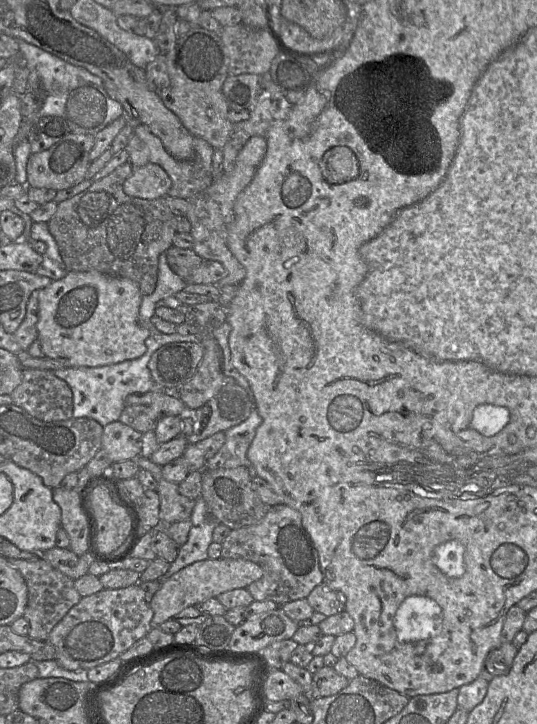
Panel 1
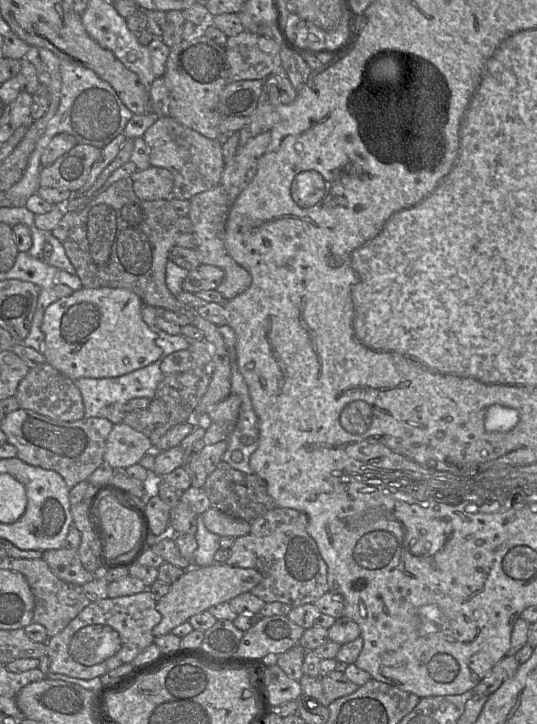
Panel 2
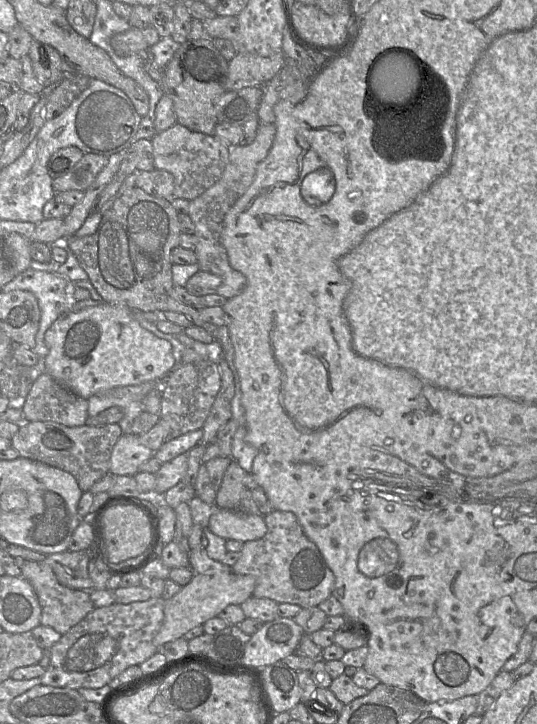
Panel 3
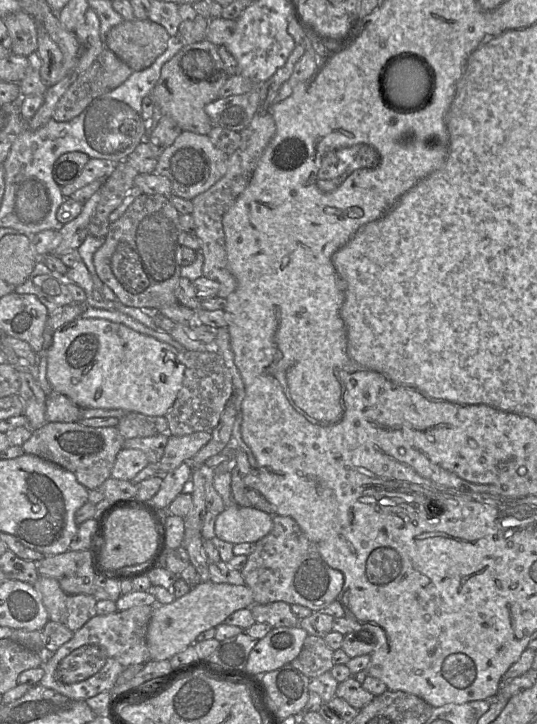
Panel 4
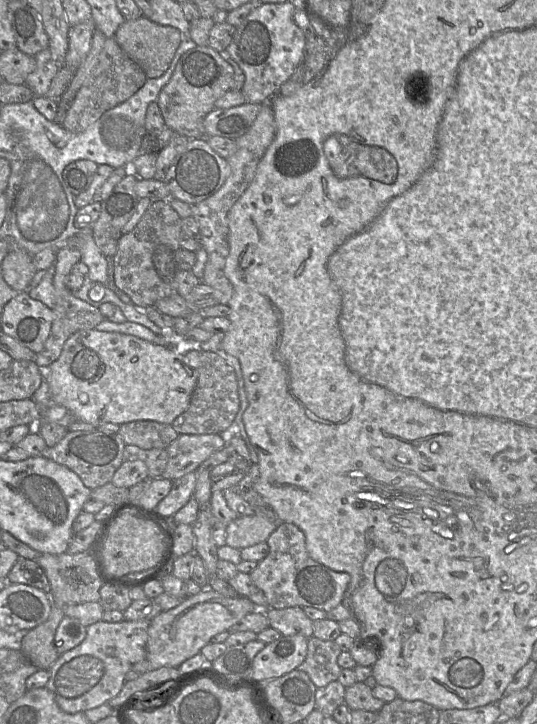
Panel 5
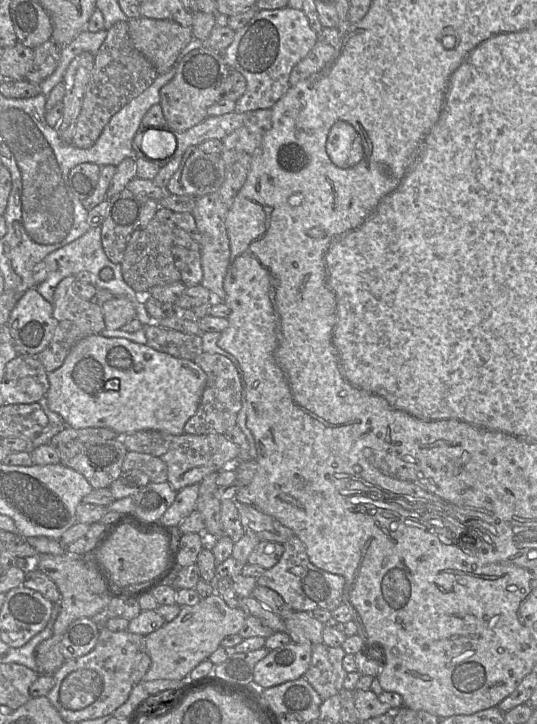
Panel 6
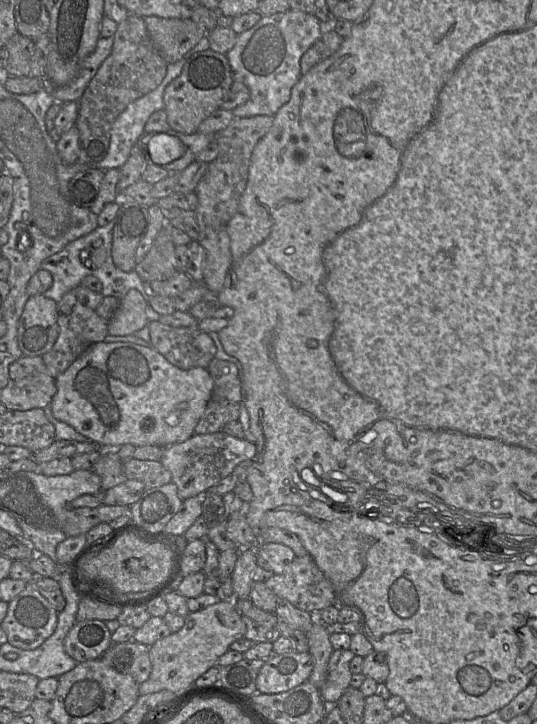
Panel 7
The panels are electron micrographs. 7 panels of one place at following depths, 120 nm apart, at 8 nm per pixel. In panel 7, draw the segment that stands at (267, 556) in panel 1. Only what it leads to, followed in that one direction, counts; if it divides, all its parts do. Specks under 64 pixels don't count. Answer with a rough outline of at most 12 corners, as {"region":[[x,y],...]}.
{"region":[[310,555],[265,585],[311,614],[335,605],[333,586]]}

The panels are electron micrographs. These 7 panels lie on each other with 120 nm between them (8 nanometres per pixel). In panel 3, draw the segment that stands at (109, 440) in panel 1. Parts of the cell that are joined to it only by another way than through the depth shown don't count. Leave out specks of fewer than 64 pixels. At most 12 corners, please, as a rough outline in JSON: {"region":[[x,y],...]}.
{"region":[[123,433],[113,447],[110,472],[134,476],[153,457],[138,435]]}

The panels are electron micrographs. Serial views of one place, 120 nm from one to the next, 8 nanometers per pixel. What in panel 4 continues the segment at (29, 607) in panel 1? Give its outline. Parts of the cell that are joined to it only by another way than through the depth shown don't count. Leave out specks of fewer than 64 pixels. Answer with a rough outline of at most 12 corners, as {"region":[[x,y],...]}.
{"region":[[55,579],[33,586],[49,620],[73,632],[96,615],[93,595],[67,594]]}

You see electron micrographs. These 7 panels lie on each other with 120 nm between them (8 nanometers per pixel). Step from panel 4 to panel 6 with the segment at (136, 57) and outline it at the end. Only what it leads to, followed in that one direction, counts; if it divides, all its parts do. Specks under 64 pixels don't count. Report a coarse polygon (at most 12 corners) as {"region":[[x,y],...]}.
{"region":[[139,16],[127,22],[134,47],[159,75],[193,39],[191,27]]}

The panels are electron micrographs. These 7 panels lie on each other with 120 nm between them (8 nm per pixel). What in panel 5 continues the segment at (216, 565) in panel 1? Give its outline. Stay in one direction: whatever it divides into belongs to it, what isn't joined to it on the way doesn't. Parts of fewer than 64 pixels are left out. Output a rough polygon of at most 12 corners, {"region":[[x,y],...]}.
{"region":[[204,588],[148,624],[150,670],[179,667],[256,609]]}

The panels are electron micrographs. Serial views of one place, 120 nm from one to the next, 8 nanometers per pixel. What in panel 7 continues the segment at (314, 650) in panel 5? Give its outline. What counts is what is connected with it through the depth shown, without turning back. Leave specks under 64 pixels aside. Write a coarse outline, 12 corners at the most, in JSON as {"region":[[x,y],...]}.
{"region":[[333,650],[319,689],[326,705],[336,705],[350,686],[355,653]]}

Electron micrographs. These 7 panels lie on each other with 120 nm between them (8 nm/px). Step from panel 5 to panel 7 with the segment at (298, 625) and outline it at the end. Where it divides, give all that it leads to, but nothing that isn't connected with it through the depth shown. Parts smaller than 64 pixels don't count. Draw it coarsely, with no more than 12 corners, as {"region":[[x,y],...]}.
{"region":[[315,620],[306,633],[314,659],[309,682],[318,690],[326,680],[334,650],[327,625]]}

